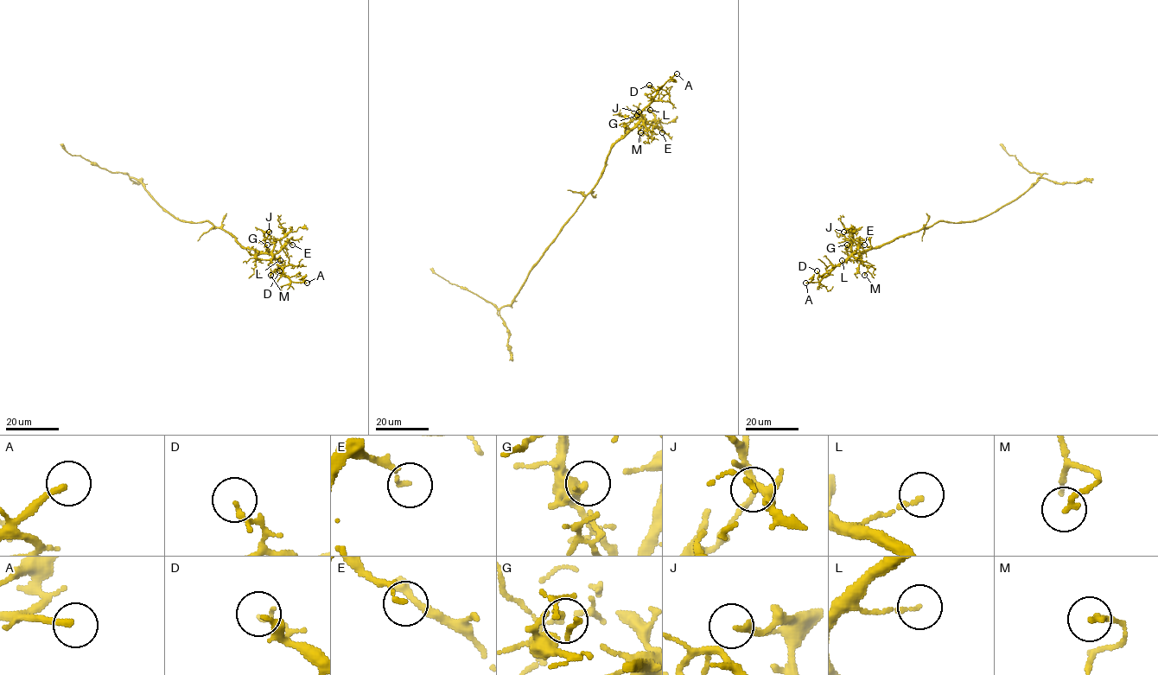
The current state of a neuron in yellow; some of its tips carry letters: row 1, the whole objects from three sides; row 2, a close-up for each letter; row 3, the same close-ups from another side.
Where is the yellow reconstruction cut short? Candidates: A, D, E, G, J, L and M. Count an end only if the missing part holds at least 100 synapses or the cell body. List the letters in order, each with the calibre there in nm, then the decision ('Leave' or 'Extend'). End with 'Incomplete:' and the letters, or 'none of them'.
A: Thickness 200 nm. Extend
D: Thickness 160 nm. Leave
E: Thickness 120 nm. Leave
G: Thickness 180 nm. Leave
J: Thickness 110 nm. Leave
L: Thickness 150 nm. Leave
M: Thickness 160 nm. Leave
Incomplete: A

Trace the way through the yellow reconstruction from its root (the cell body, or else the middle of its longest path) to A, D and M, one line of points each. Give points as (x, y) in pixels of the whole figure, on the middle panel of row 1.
A: (563, 225), (596, 182), (610, 149), (641, 118), (641, 111), (656, 92), (677, 73)
D: (563, 225), (596, 182), (610, 149), (641, 118), (641, 111), (656, 94), (649, 85)
M: (563, 225), (596, 182), (610, 149), (642, 121), (639, 133), (644, 134), (640, 132)

